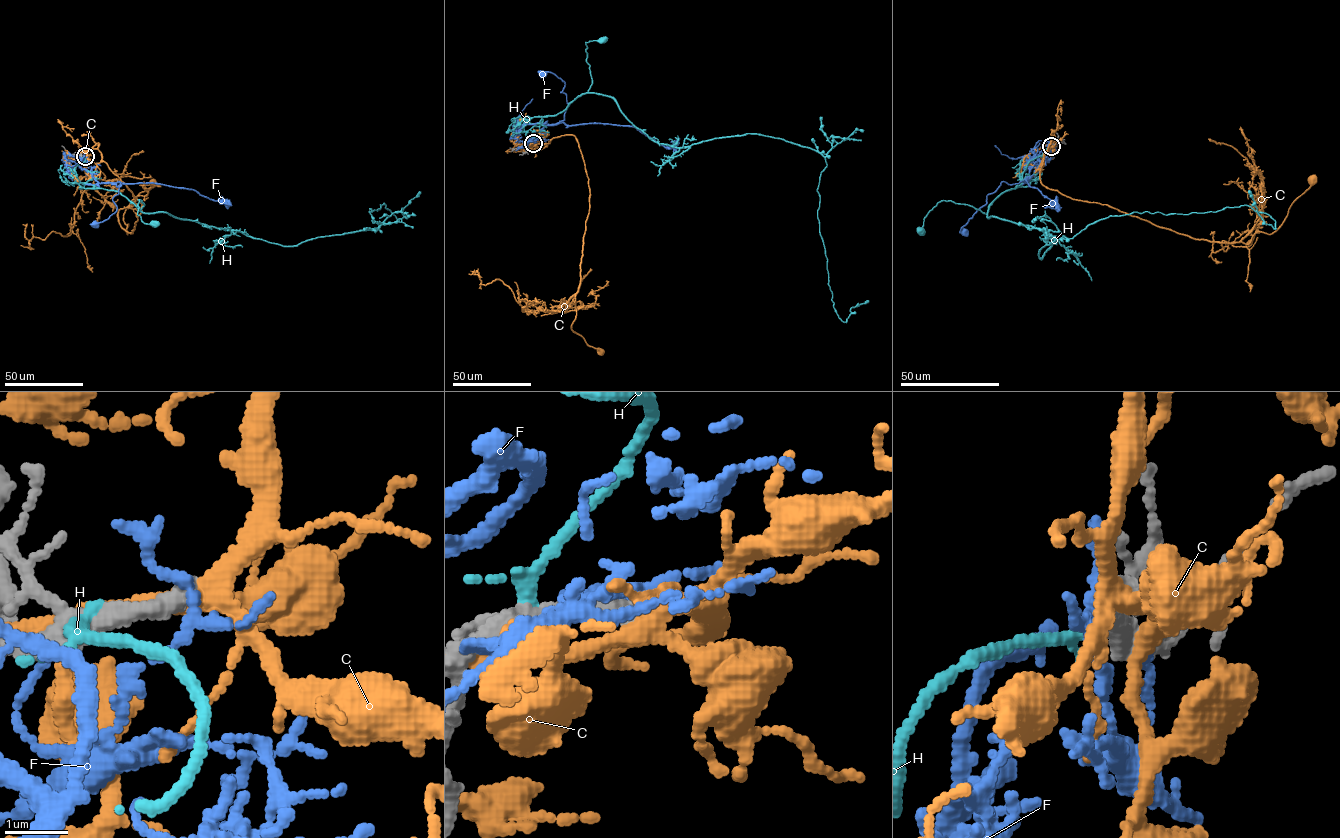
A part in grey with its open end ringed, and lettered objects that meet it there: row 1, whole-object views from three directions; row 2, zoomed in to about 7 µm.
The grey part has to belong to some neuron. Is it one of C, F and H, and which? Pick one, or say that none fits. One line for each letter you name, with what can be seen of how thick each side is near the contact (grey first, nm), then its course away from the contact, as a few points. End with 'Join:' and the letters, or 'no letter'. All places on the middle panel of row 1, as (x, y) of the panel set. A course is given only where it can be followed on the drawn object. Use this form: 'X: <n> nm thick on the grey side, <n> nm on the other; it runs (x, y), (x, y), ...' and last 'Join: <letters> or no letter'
Join: no letter

